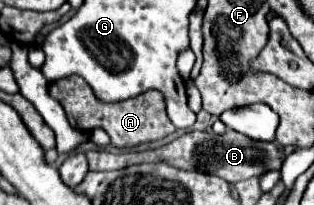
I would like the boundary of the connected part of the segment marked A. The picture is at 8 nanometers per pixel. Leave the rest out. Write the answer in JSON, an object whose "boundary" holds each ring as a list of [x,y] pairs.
{"boundary":[[[71,76],[65,80],[59,80],[53,84],[53,94],[61,98],[61,104],[67,112],[67,118],[71,126],[79,128],[81,132],[91,132],[93,128],[105,128],[105,132],[111,136],[111,144],[117,148],[131,148],[141,142],[153,142],[159,138],[165,138],[175,132],[173,122],[169,120],[165,112],[165,100],[157,90],[149,90],[145,94],[139,94],[135,98],[129,98],[125,102],[103,102],[93,96],[93,90],[81,76]]]}

